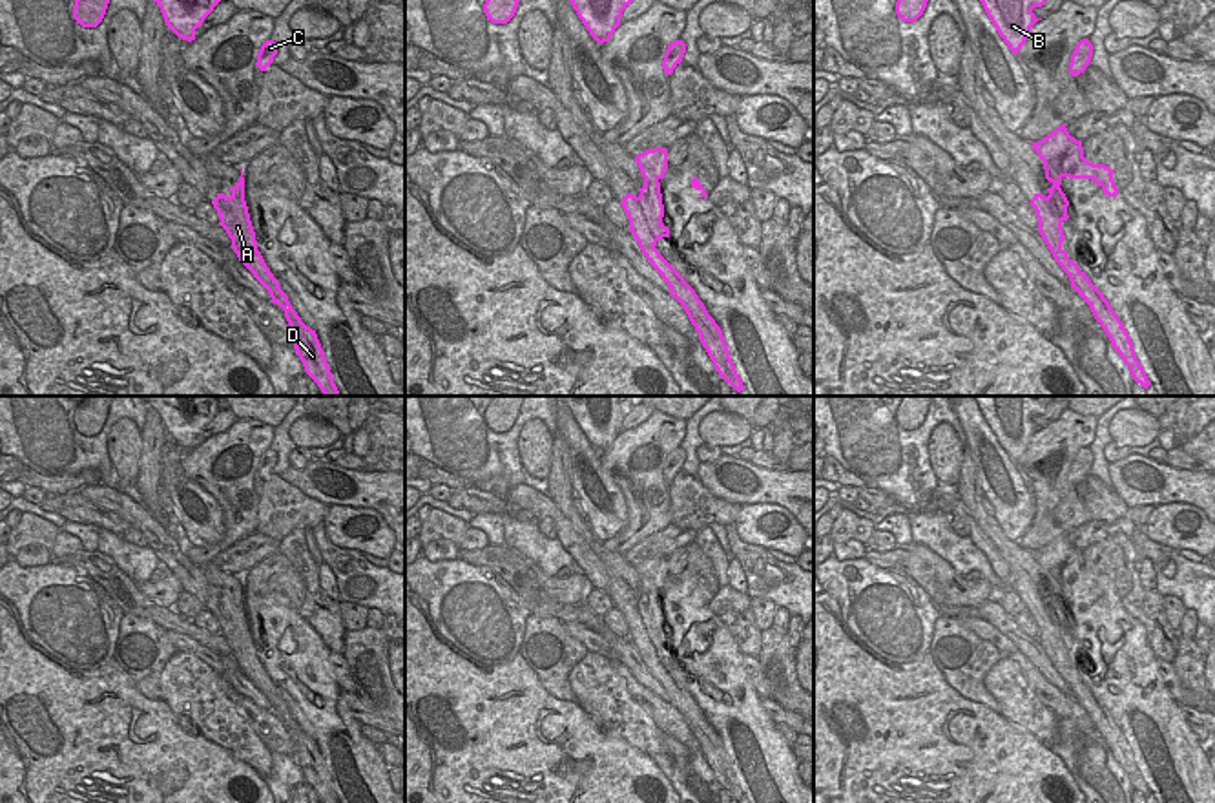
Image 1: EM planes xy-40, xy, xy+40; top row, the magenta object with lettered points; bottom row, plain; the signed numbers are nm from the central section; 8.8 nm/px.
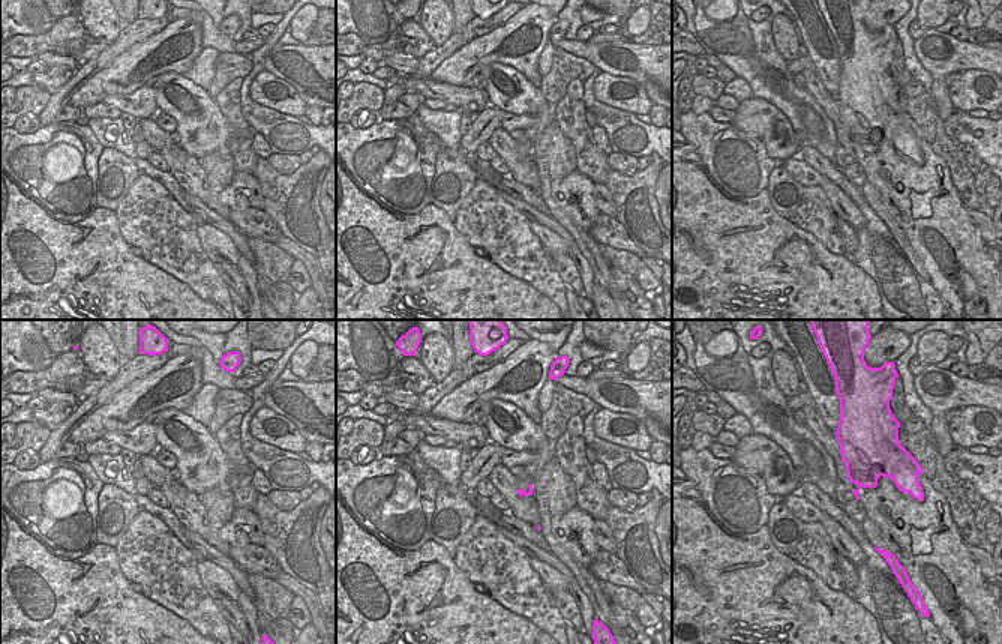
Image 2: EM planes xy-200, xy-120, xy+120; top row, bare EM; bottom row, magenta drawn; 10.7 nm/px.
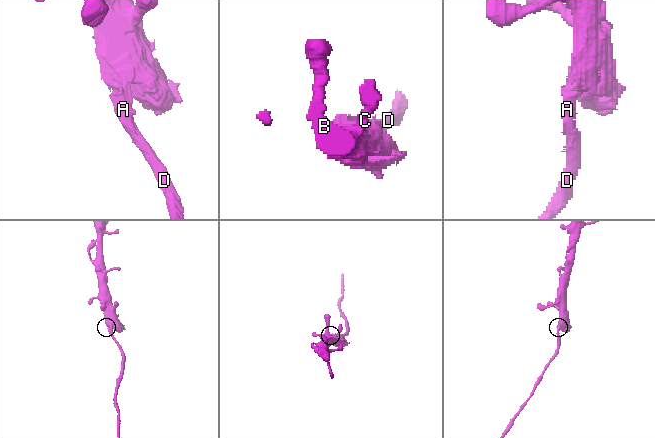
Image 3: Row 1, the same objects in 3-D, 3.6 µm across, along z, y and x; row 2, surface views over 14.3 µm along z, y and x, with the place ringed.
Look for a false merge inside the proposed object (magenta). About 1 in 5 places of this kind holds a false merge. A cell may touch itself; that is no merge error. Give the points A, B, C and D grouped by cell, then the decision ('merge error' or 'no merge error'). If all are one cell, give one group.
A D / B C | merge error

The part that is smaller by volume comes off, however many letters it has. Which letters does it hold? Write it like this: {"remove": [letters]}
{"remove": ["A", "D"]}

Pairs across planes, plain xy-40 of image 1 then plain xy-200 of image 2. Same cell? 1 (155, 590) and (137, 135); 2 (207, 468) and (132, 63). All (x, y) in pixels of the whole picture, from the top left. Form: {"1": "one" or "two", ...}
{"1": "one", "2": "one"}

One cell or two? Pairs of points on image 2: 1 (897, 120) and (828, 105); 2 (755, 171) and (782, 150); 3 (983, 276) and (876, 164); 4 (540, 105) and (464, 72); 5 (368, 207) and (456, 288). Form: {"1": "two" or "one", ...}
{"1": "one", "2": "two", "3": "one", "4": "two", "5": "one"}

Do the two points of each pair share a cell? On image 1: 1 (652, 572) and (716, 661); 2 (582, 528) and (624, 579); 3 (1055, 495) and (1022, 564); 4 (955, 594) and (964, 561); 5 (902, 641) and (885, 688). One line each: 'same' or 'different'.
1: same
2: same
3: different
4: different
5: different

